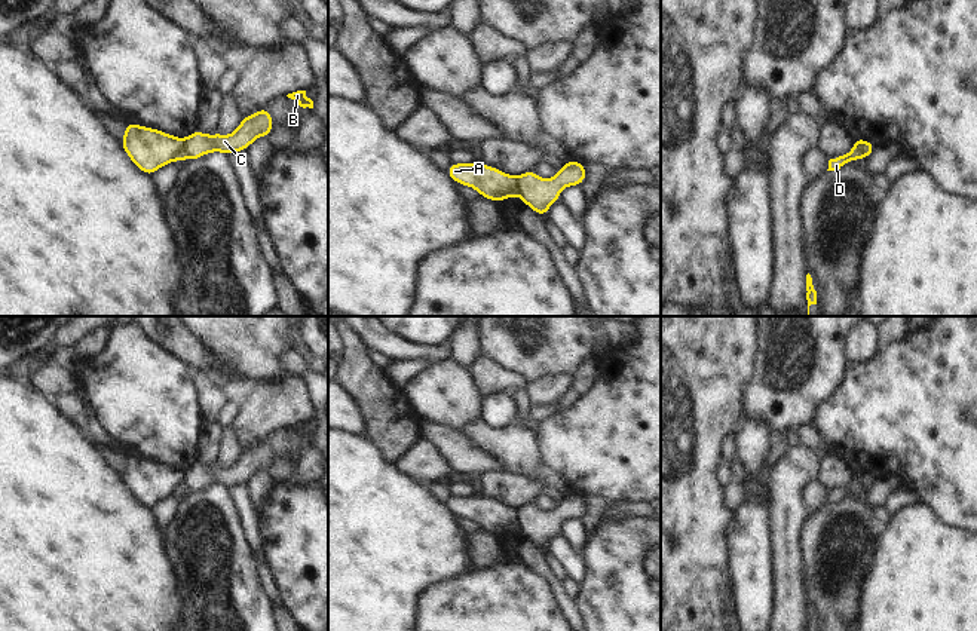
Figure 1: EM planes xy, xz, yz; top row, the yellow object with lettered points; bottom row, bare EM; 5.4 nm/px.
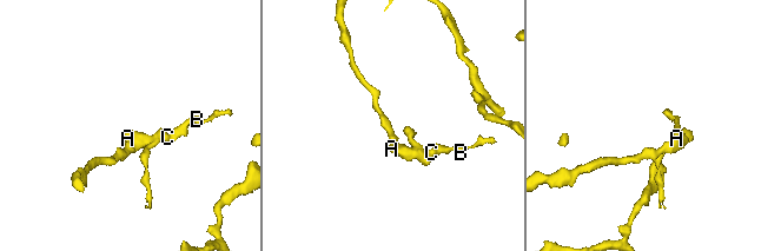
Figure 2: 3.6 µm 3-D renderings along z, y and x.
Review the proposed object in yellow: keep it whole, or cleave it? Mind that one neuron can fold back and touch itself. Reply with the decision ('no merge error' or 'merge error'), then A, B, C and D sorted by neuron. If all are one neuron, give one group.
merge error | A / B C D

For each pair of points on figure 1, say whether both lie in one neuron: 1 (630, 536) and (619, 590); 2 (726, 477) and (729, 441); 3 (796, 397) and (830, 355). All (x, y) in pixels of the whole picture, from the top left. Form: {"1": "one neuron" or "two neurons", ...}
{"1": "one neuron", "2": "one neuron", "3": "one neuron"}

